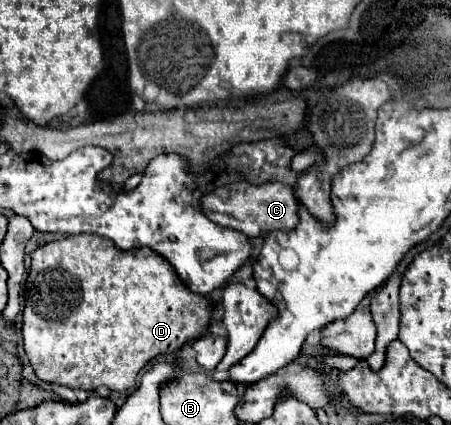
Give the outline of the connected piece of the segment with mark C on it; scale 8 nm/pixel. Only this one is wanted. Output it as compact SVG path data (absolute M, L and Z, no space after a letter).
M233 182L207 194L201 200L201 208L209 220L221 226L229 226L239 232L245 232L251 238L257 238L257 236L271 234L271 232L295 230L295 224L299 224L301 202L295 196L295 190L291 186L285 186L279 182L269 182L261 186L253 186L247 182Z

